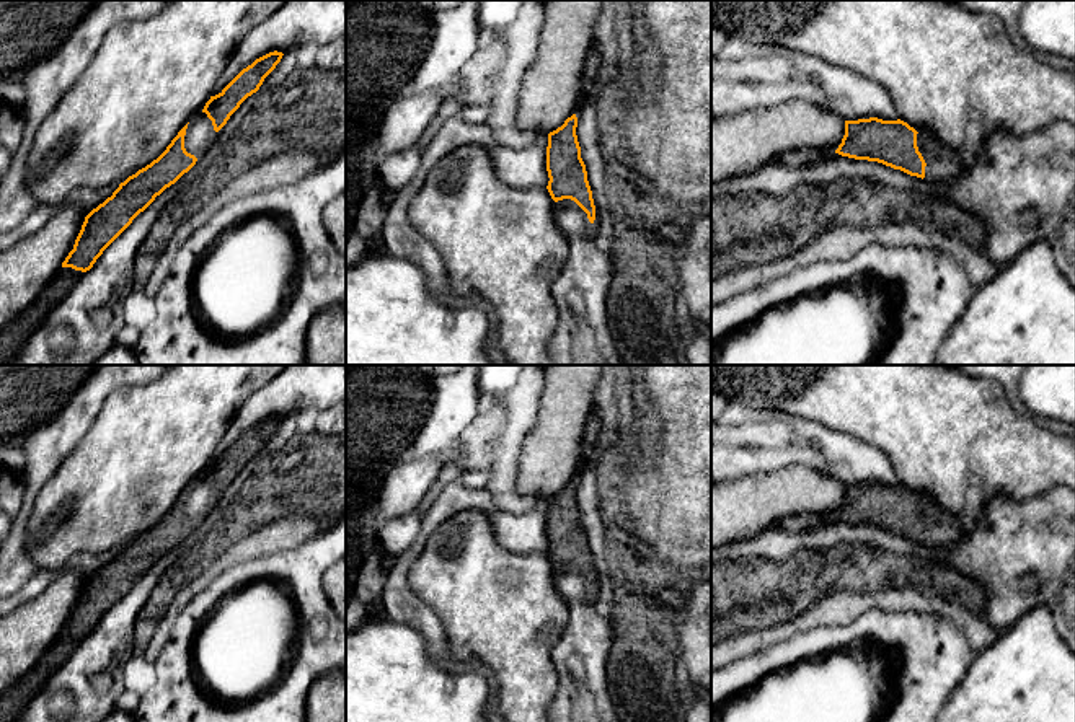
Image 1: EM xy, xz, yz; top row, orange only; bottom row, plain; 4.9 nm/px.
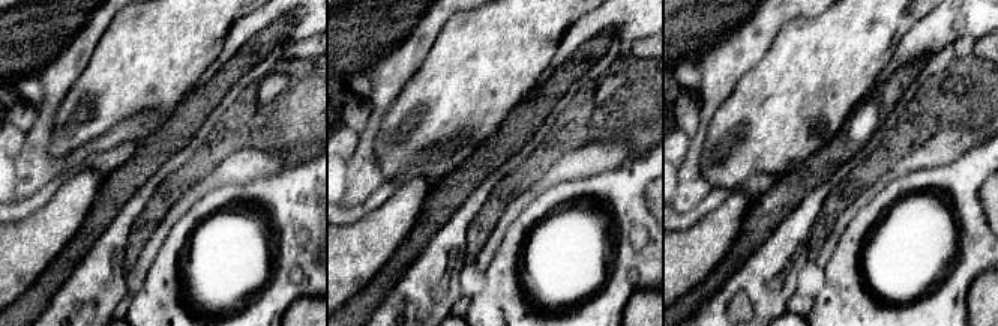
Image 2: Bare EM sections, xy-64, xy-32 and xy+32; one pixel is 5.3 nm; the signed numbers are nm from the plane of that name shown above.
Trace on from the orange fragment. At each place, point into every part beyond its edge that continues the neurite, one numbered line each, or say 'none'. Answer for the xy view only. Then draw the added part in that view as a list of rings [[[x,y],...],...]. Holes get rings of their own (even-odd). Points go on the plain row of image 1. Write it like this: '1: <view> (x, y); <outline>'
1: xy (199, 499); [[[197,478],[188,489],[184,500],[184,513],[188,518],[201,523],[215,504],[212,486],[206,478]]]
2: xy (13, 701); [[[60,632],[38,663],[0,694],[0,722],[16,722],[46,681],[67,662],[85,637]]]

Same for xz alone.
1: xz (573, 587); [[[571,564],[556,567],[555,585],[566,603],[581,603],[592,597],[587,579]]]

